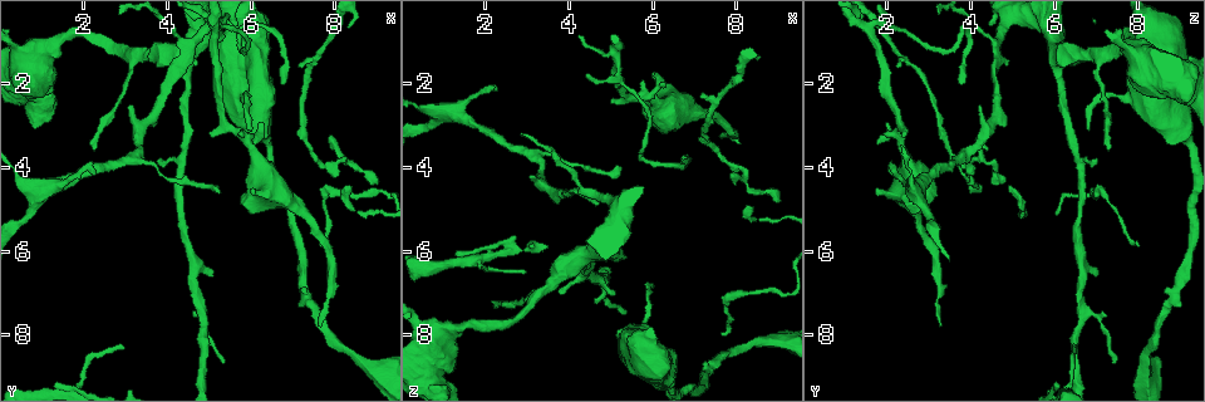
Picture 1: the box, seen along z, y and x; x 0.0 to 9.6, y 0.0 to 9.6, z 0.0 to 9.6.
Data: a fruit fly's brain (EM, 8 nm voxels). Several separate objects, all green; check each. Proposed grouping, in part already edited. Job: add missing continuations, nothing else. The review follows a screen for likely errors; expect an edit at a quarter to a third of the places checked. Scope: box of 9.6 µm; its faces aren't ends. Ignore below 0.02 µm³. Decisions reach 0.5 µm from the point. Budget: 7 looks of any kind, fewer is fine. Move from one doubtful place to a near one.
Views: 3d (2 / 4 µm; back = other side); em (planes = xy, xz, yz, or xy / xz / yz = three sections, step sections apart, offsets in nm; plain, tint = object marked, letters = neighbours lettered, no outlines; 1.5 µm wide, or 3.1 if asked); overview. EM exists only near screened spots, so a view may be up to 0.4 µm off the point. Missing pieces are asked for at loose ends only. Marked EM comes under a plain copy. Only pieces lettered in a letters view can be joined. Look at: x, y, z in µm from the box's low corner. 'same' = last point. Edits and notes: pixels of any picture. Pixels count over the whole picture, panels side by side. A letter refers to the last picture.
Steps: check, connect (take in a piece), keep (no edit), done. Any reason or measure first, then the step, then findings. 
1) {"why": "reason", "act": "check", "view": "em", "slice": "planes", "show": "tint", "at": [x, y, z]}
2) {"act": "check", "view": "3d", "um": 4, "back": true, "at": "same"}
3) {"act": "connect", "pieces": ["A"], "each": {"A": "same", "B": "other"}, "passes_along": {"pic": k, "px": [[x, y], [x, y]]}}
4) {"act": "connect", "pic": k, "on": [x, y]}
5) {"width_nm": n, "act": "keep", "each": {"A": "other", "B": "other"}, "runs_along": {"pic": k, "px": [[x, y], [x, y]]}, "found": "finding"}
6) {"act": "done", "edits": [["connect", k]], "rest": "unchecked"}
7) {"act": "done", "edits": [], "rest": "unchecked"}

{"why": "an open end", "act": "check", "view": "3d", "um": 2, "at": [5.00, 3.35, 2.35]}

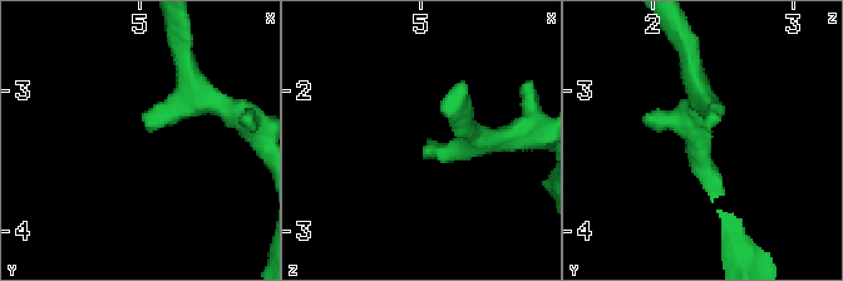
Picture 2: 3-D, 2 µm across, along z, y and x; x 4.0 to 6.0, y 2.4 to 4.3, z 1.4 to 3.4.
{"arm_widths_nm": [170, 220], "why": "need the tissue", "act": "check", "view": "em", "slice": "planes", "show": "letters", "at": [5.06, 3.28, 2.38]}

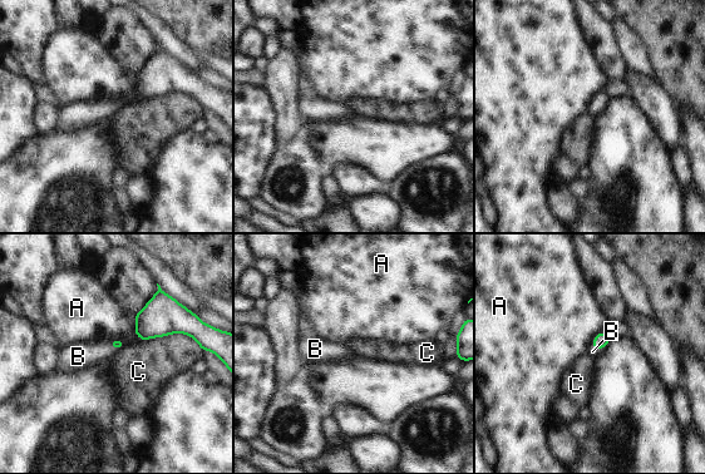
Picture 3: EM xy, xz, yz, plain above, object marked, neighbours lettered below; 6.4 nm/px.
{"act": "connect", "pieces": ["B"], "each": {"A": "other", "B": "same", "C": "other"}, "passes_along": {"pic": 3, "px": [[601, 340], [597, 349], [592, 351]]}, "found": "it goes on there"}

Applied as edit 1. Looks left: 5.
{"act": "check", "view": "overview"}

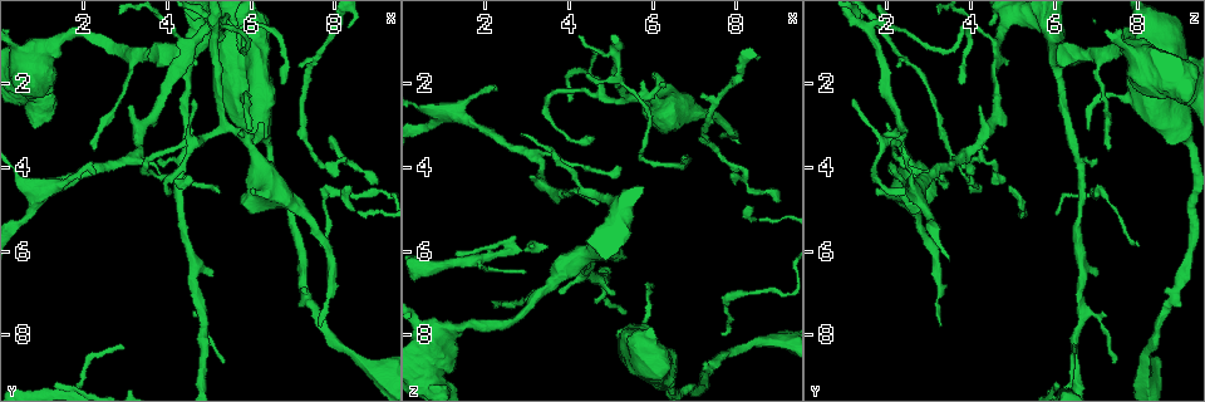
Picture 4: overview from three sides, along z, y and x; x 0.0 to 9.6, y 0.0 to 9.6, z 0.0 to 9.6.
{"why": "thin end", "act": "check", "view": "3d", "um": 4, "at": [6.00, 3.10, 6.85]}

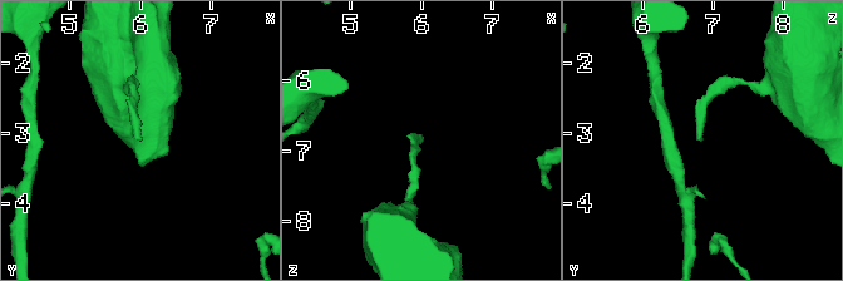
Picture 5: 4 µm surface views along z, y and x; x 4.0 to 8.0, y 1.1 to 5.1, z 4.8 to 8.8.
{"act": "check", "view": "em", "slice": "planes", "show": "letters", "at": [6.05, 3.05, 6.80]}

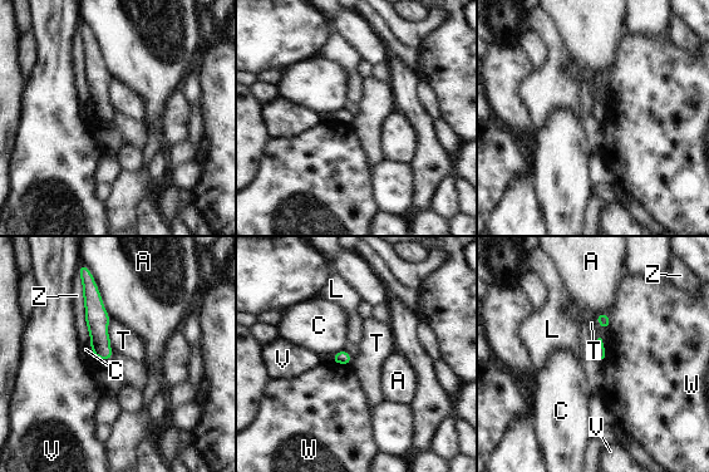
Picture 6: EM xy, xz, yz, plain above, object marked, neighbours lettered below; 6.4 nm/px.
{"longest_contact_nm": ["Z", 480], "act": "keep", "each": {"A": "other", "C": "other", "L": "other", "T": "other", "V": "other", "W": "other", "Z": "other"}, "border": {"pic": 6, "px": [[109, 319], [108, 337], [113, 350]]}, "found": "none of them fits"}

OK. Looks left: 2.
{"act": "done", "edits": [["connect", 3]], "rest": "unchecked"}

